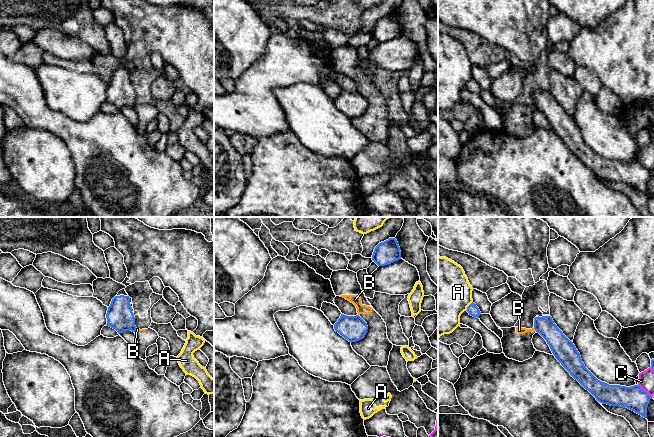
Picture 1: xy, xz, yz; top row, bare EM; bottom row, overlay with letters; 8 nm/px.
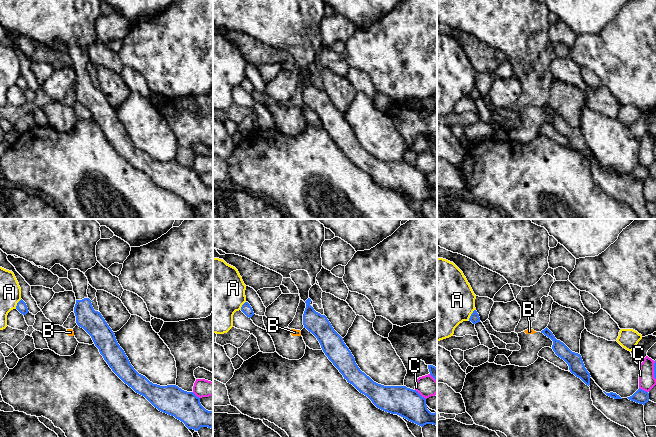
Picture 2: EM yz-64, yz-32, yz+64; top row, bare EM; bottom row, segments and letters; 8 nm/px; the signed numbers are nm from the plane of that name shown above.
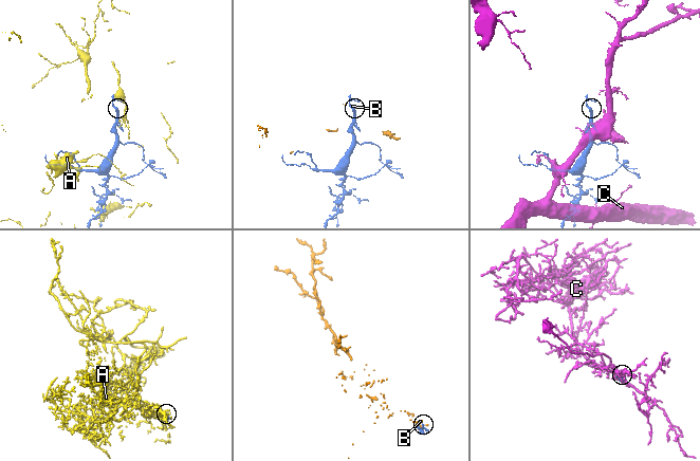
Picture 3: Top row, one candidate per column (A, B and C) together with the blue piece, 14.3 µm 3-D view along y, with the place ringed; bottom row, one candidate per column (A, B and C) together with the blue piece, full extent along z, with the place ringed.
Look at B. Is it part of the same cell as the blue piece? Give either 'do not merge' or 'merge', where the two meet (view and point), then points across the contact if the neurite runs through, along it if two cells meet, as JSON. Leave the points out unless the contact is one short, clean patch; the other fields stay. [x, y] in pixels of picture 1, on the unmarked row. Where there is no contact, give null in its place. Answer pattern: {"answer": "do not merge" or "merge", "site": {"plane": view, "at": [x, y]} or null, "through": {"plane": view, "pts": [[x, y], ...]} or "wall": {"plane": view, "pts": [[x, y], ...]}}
{"answer": "do not merge", "site": {"plane": "yz", "at": [535, 105]}}

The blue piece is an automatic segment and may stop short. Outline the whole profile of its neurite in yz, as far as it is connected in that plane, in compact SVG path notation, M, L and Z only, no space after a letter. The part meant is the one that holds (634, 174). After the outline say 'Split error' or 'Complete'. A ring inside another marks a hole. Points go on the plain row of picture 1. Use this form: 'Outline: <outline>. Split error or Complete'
Outline: M551 92L535 93L534 105L546 116L553 131L561 141L598 178L610 182L626 183L647 194L647 183L652 173L639 161L631 163L609 161L598 156L585 143L575 121L557 103Z. Complete

